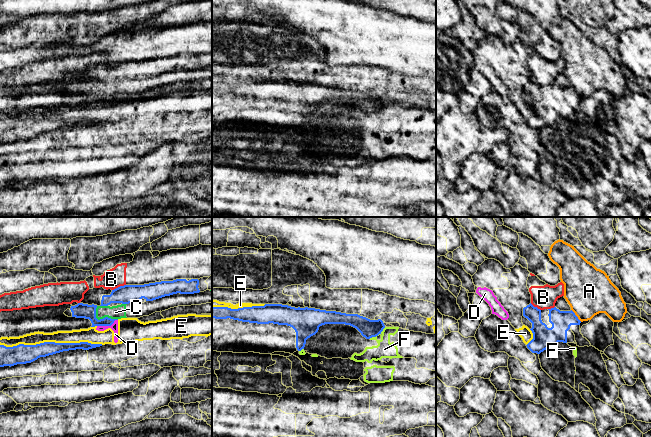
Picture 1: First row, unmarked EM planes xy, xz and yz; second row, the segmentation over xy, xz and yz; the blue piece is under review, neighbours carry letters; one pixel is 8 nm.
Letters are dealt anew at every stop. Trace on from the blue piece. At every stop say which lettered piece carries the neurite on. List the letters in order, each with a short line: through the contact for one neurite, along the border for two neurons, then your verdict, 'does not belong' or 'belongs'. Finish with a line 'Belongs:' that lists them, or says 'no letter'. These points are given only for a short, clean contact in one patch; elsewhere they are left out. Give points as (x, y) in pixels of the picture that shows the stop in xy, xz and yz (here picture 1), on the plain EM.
A: does not belong
B: does not belong
C: does not belong
D: belongs
E: belongs
F: line xz (385, 103), (377, 111), (369, 114); does not belong
Belongs: D, E

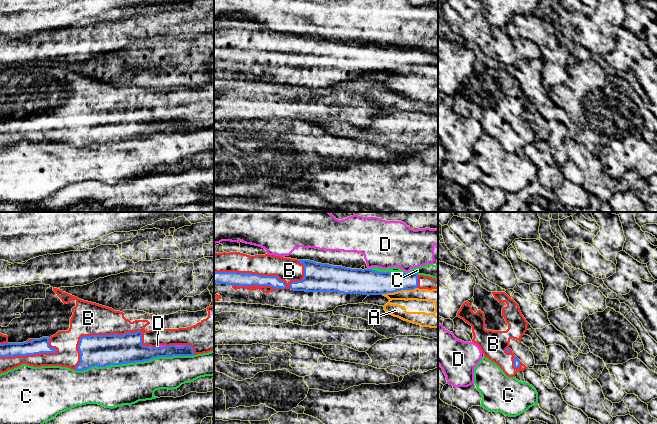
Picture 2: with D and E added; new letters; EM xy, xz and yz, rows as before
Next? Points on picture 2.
A: does not belong
B: belongs
C: does not belong
D: does not belong
Belongs: B

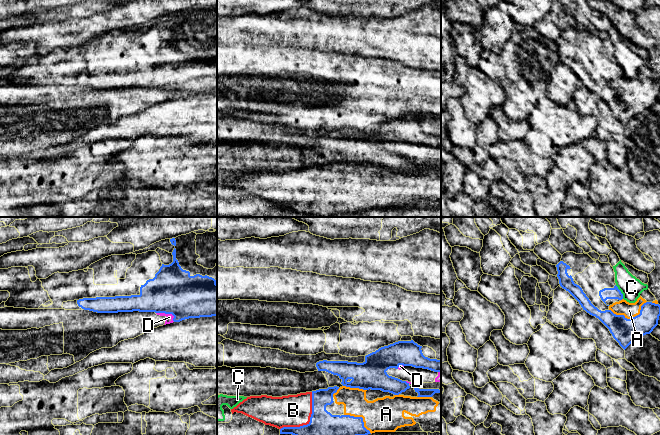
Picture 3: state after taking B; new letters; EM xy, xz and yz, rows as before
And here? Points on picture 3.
A: does not belong
B: does not belong
C: does not belong
D: does not belong
Belongs: no letter

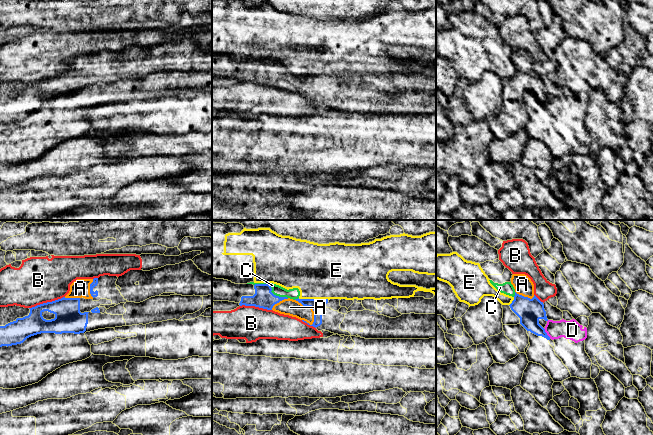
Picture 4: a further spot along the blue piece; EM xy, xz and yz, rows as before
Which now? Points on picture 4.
A: belongs
B: does not belong
C: does not belong
D: does not belong
E: does not belong
Belongs: A

